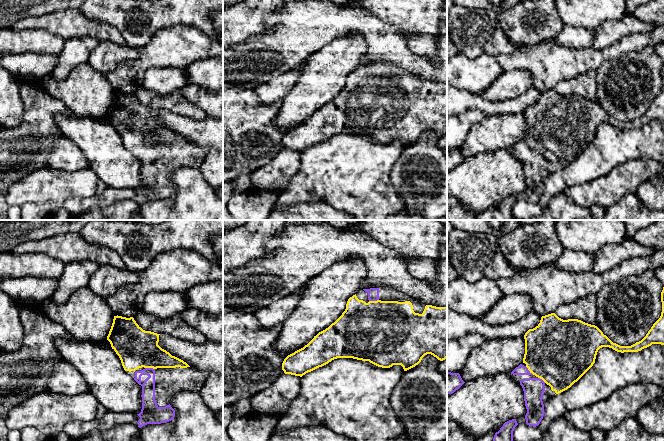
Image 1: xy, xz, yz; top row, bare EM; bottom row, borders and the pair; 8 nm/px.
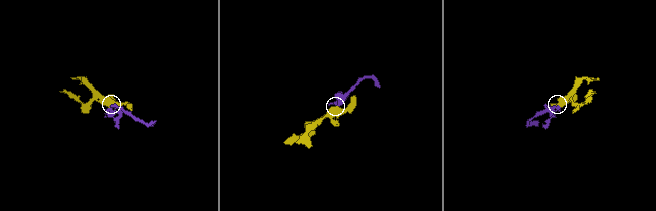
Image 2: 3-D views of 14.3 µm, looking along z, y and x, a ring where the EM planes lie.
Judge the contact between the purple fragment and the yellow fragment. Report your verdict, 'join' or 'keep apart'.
keep apart

